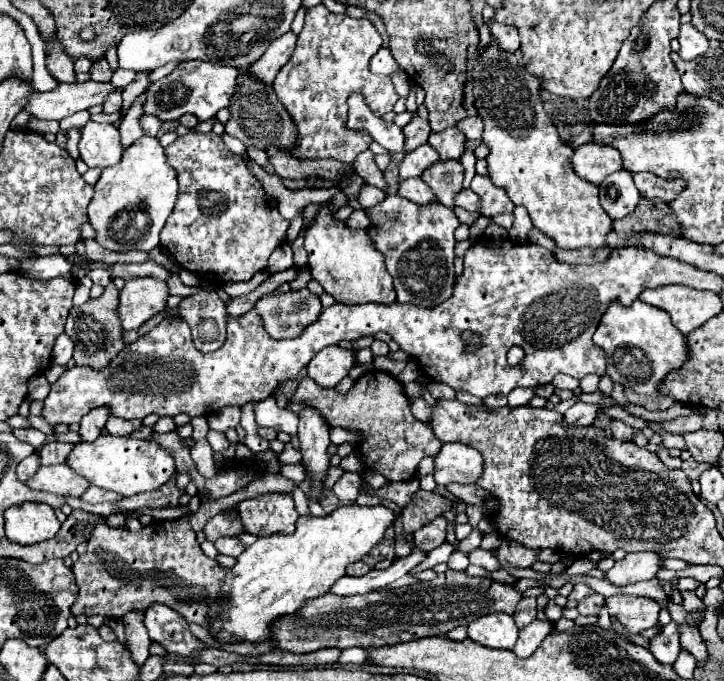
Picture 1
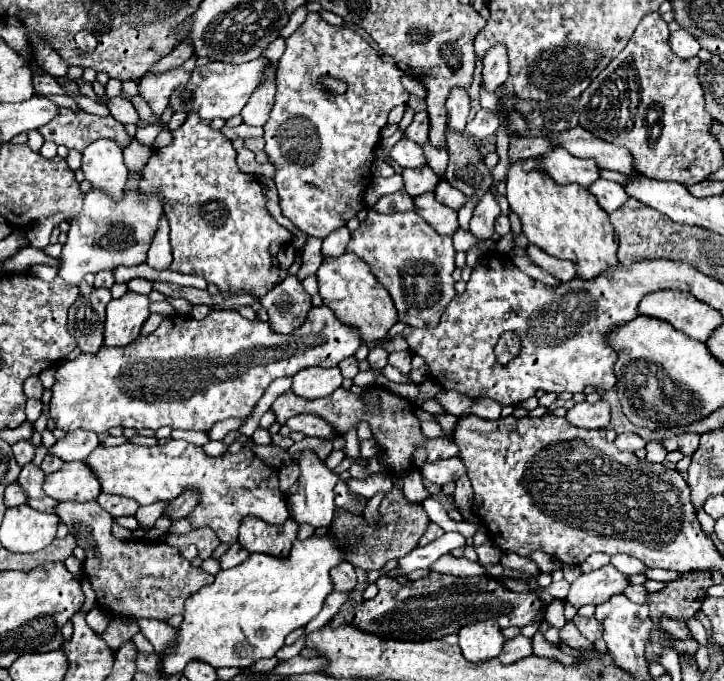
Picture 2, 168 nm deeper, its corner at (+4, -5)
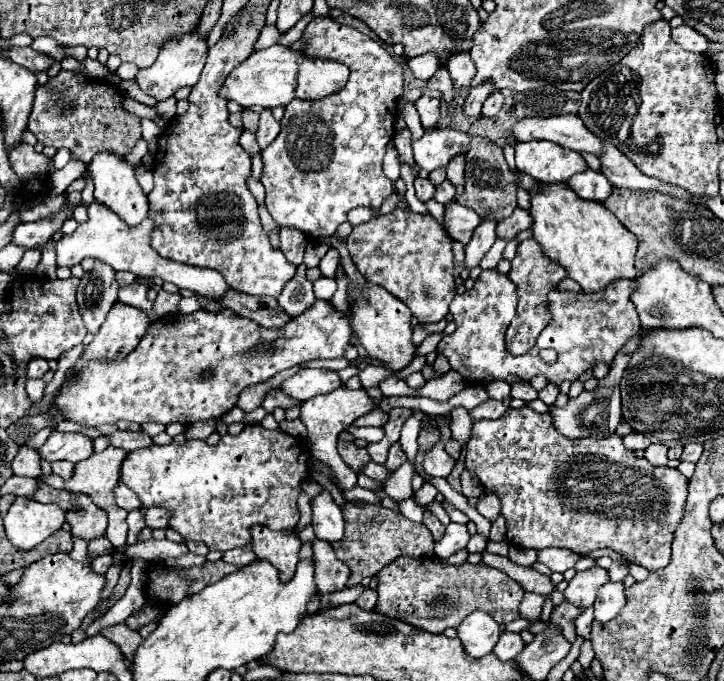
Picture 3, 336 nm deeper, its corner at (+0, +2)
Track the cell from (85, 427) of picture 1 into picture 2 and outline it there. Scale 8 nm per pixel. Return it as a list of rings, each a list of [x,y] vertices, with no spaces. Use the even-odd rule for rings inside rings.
[[[74,430],[68,432],[64,438],[60,438],[50,450],[48,454],[62,458],[64,462],[72,462],[72,460],[86,460],[88,454],[92,454],[92,450],[98,446],[98,436],[94,432],[88,430]]]

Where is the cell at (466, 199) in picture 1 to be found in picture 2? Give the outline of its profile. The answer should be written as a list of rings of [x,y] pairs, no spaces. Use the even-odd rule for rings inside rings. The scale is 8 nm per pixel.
[[[440,180],[436,190],[434,190],[434,196],[440,204],[452,208],[452,210],[460,210],[464,206],[464,194],[460,190],[456,190],[454,186],[450,186],[446,180]]]

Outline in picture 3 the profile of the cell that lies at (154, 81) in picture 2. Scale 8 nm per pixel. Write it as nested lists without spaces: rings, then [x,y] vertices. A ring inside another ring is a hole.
[[[194,31],[186,33],[186,35],[178,35],[176,39],[164,43],[164,47],[160,49],[160,55],[156,59],[156,63],[144,71],[138,71],[136,75],[136,83],[140,85],[140,89],[154,97],[156,101],[164,101],[168,97],[172,97],[180,87],[194,87],[196,81],[200,79],[200,71],[206,63],[206,41]]]

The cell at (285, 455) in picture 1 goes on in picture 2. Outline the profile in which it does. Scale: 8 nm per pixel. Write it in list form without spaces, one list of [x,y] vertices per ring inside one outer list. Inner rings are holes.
[[[308,436],[300,442],[294,443],[294,446],[290,448],[290,452],[296,452],[299,448],[308,448],[313,450],[323,461],[325,461],[325,459],[333,451],[331,441]]]

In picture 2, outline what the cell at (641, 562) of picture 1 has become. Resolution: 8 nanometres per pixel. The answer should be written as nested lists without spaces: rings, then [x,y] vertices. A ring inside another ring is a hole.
[[[606,564],[590,574],[582,574],[576,582],[572,582],[566,602],[570,602],[574,608],[582,608],[586,604],[598,606],[614,594],[624,592],[626,586],[626,576],[618,572],[612,564]]]

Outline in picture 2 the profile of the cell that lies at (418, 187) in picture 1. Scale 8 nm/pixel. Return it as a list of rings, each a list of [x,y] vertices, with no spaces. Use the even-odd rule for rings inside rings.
[[[422,194],[414,198],[416,212],[440,234],[452,236],[458,230],[458,216],[454,210],[448,210],[444,204],[438,204],[434,194]]]

